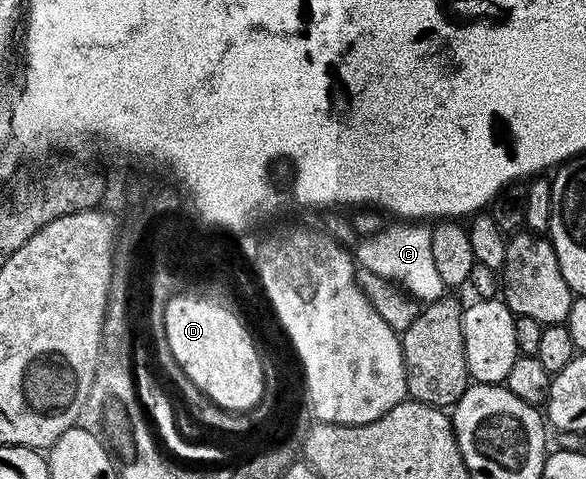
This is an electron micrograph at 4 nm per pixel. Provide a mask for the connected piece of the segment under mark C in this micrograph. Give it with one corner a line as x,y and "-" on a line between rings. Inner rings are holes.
394,221
383,226
370,238
363,238
356,247
356,263
358,267
370,269
386,278
402,289
408,287
442,287
442,282
436,270
432,257
432,237
430,227
415,225
410,221

